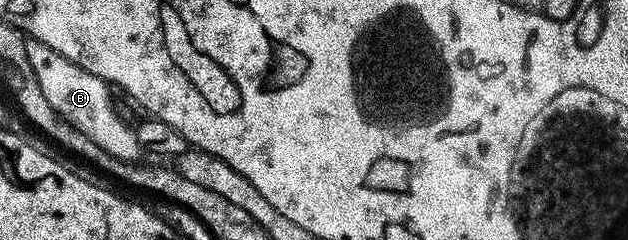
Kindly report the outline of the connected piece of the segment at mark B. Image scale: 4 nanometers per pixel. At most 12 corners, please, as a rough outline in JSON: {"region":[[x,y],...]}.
{"region":[[28,38],[55,112],[113,157],[138,160],[135,128],[101,77]]}

